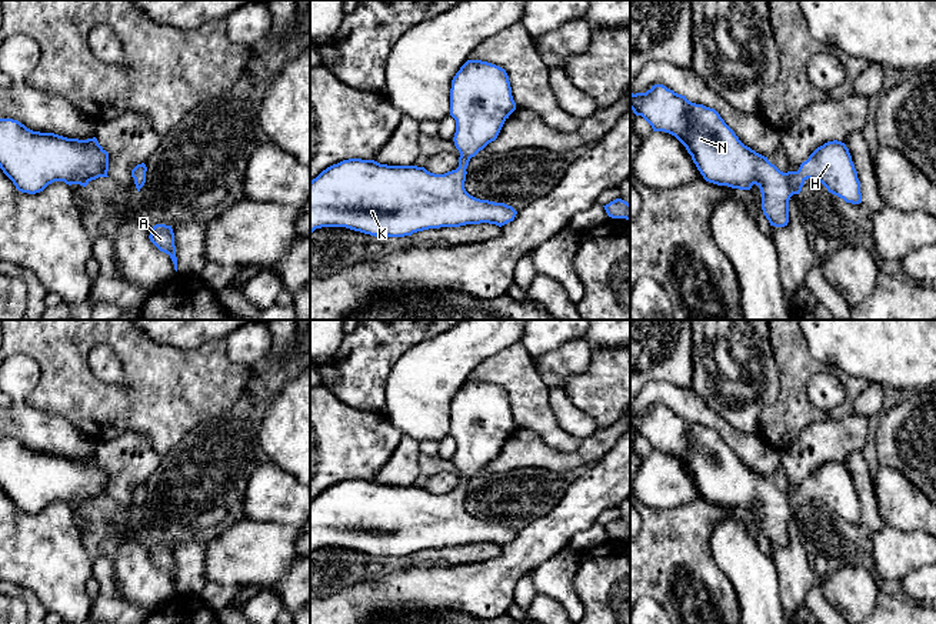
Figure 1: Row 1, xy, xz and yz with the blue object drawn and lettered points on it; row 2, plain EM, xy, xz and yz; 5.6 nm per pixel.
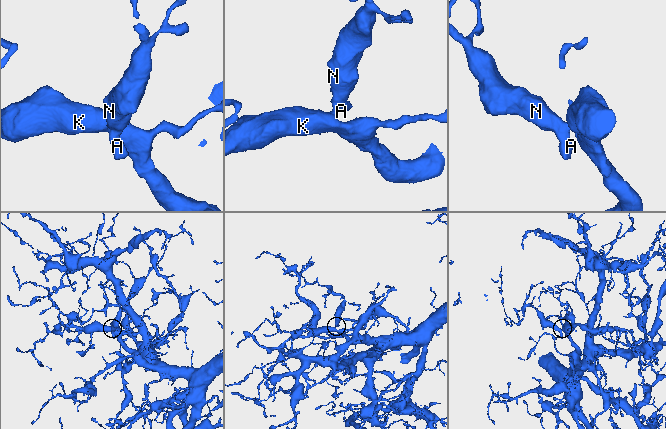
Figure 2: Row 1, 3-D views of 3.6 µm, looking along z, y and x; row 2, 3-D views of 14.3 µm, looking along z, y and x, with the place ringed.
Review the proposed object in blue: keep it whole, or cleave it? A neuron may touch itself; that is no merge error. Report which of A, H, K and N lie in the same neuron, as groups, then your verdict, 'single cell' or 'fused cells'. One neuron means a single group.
groups A H K N; single cell

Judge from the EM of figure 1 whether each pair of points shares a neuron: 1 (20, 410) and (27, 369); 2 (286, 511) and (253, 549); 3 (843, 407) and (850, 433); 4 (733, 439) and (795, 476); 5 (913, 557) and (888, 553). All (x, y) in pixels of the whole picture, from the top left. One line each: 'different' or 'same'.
1: same
2: different
3: different
4: different
5: same

